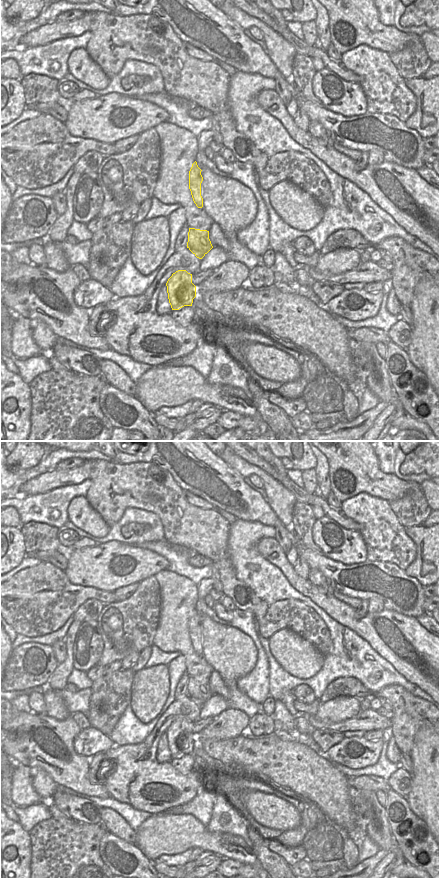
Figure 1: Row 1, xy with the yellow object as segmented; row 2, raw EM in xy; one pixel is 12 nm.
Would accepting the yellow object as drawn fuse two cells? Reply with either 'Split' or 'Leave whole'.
Split.

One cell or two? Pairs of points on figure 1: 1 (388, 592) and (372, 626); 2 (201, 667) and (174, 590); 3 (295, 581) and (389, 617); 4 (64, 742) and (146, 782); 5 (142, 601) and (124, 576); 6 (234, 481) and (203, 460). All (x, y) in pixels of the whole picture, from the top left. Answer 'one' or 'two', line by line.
1: two
2: one
3: one
4: two
5: two
6: one

